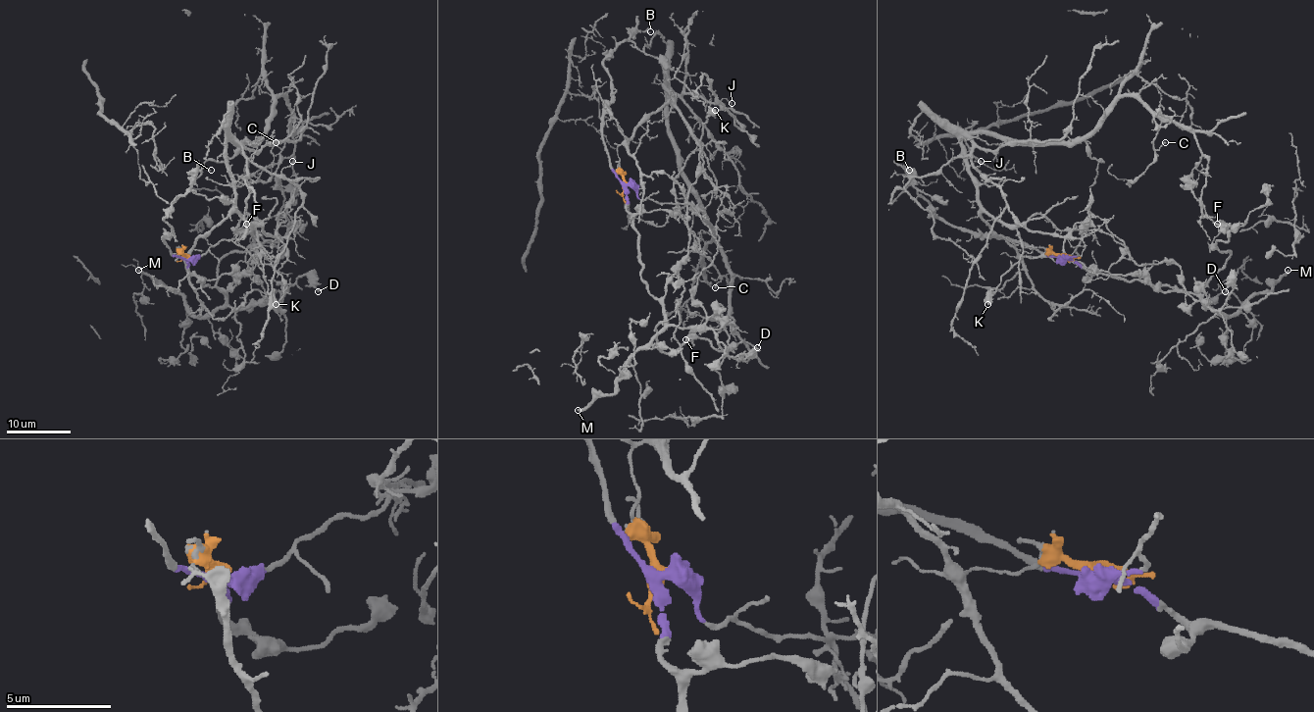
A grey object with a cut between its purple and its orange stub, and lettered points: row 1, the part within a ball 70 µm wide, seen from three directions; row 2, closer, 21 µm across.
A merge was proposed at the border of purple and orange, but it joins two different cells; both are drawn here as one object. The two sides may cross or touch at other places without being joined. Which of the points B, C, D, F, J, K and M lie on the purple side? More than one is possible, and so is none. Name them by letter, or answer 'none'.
B, D, F, K, M

